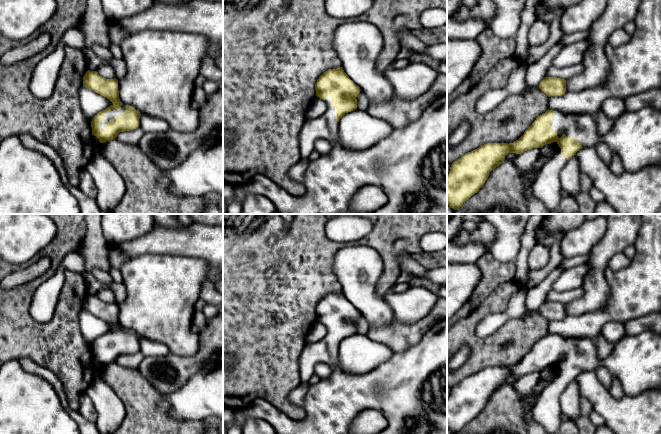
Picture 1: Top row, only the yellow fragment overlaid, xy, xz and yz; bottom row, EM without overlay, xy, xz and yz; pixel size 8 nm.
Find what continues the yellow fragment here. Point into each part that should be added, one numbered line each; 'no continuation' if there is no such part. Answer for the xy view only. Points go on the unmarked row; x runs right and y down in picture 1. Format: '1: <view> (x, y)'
1: xy (112, 338)

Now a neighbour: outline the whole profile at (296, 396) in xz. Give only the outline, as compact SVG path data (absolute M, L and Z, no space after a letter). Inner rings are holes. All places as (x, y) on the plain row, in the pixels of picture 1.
M301 382L300 385L292 390L288 396L288 399L296 406L303 408L303 399L309 388L307 382Z

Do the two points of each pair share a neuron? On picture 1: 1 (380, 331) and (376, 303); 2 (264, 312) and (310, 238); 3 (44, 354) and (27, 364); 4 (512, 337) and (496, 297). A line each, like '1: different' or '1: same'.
1: different
2: same
3: different
4: same

